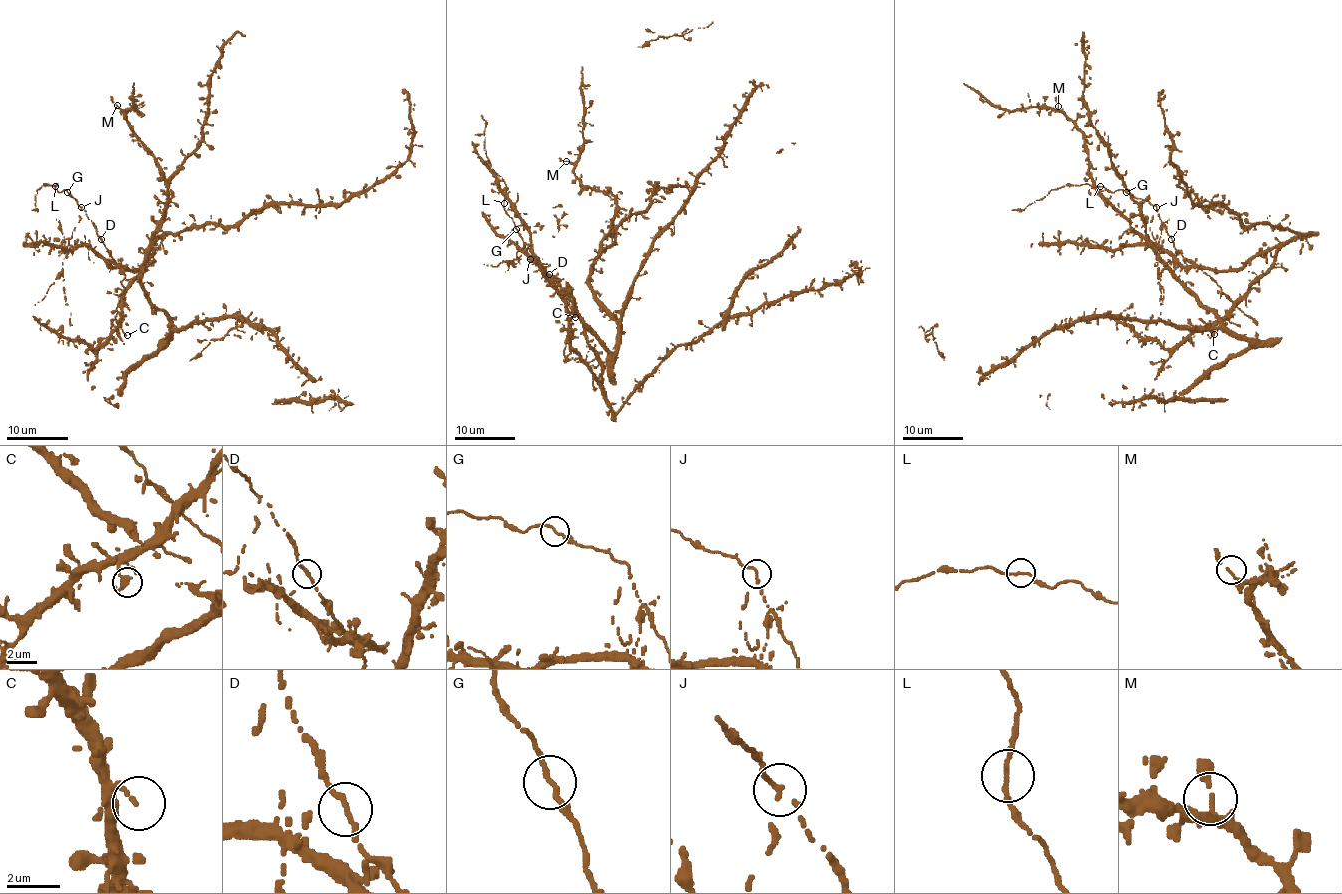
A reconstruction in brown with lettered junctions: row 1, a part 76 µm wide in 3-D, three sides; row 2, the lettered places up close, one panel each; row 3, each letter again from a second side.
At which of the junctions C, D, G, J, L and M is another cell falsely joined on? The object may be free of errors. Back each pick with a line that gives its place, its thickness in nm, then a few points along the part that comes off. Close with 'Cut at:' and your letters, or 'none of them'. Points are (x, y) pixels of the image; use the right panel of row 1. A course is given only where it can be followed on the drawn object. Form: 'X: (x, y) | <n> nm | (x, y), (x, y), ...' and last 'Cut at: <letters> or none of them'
J: (1156, 207) | 170 nm | (1156, 207), (1150, 228), (1158, 243), (1158, 271), (1161, 274), (1161, 312), (1156, 325)
Cut at: J

